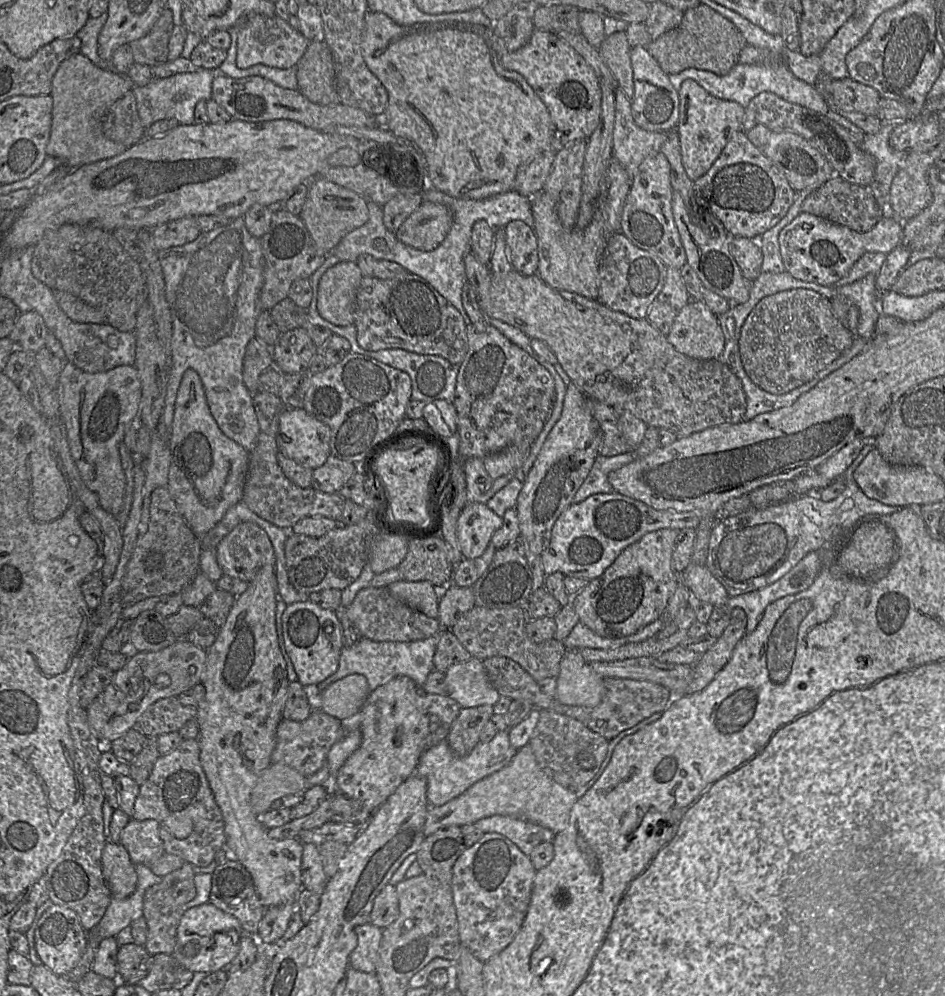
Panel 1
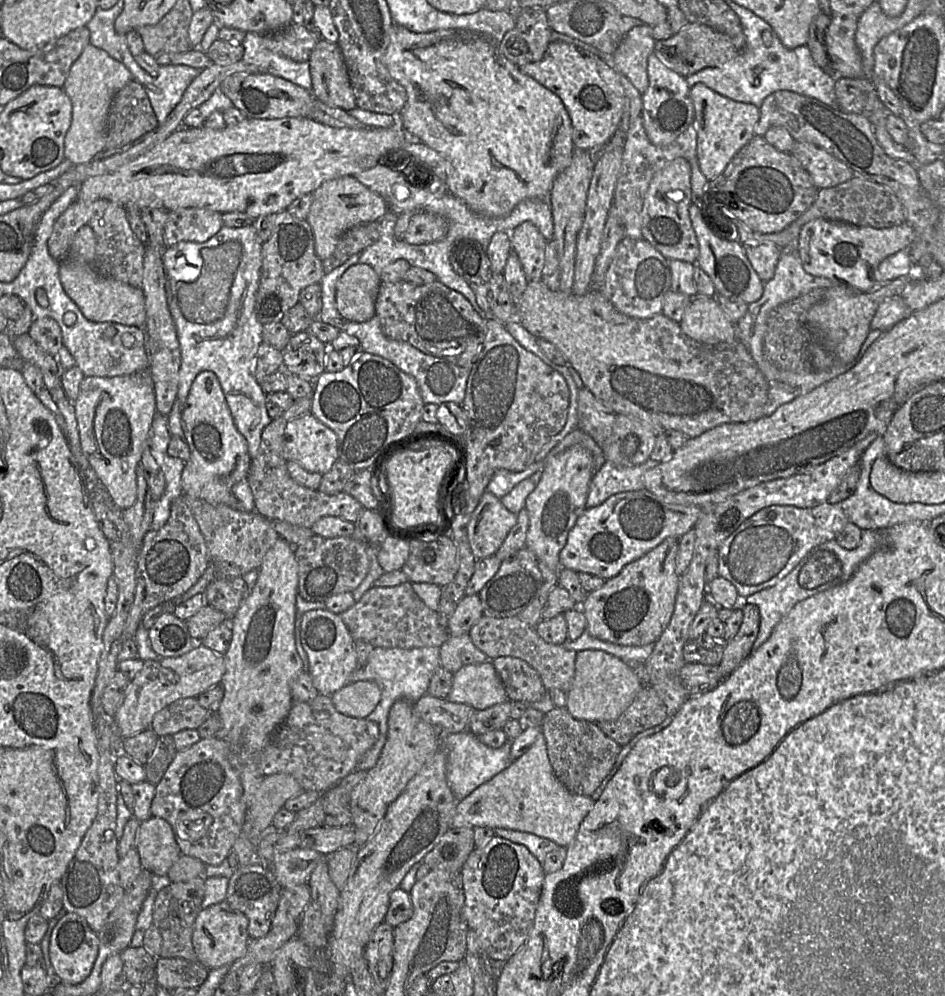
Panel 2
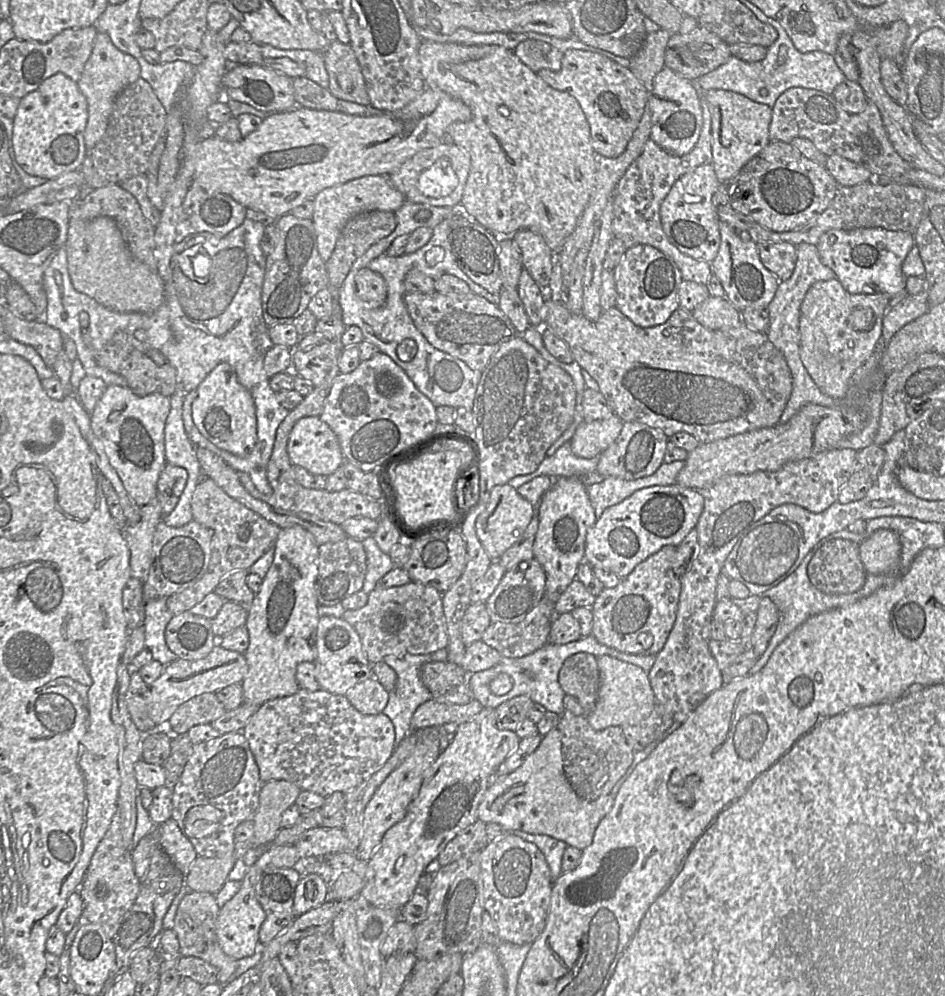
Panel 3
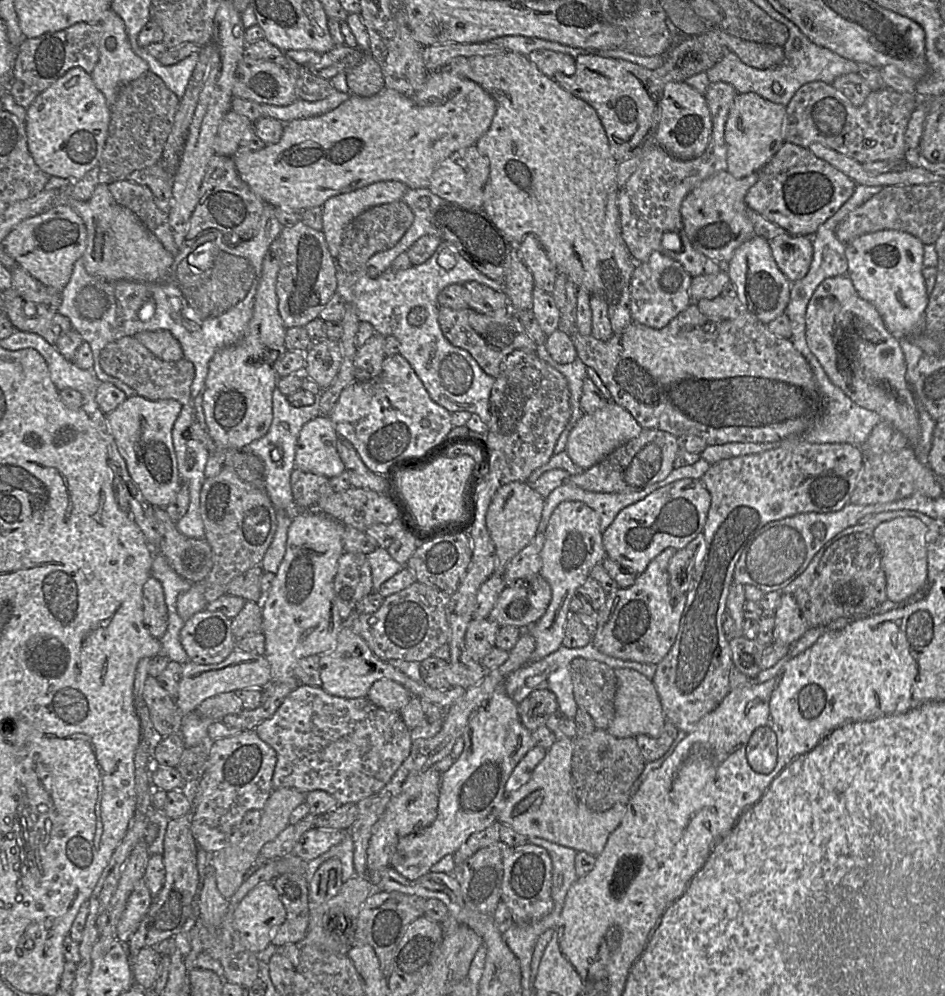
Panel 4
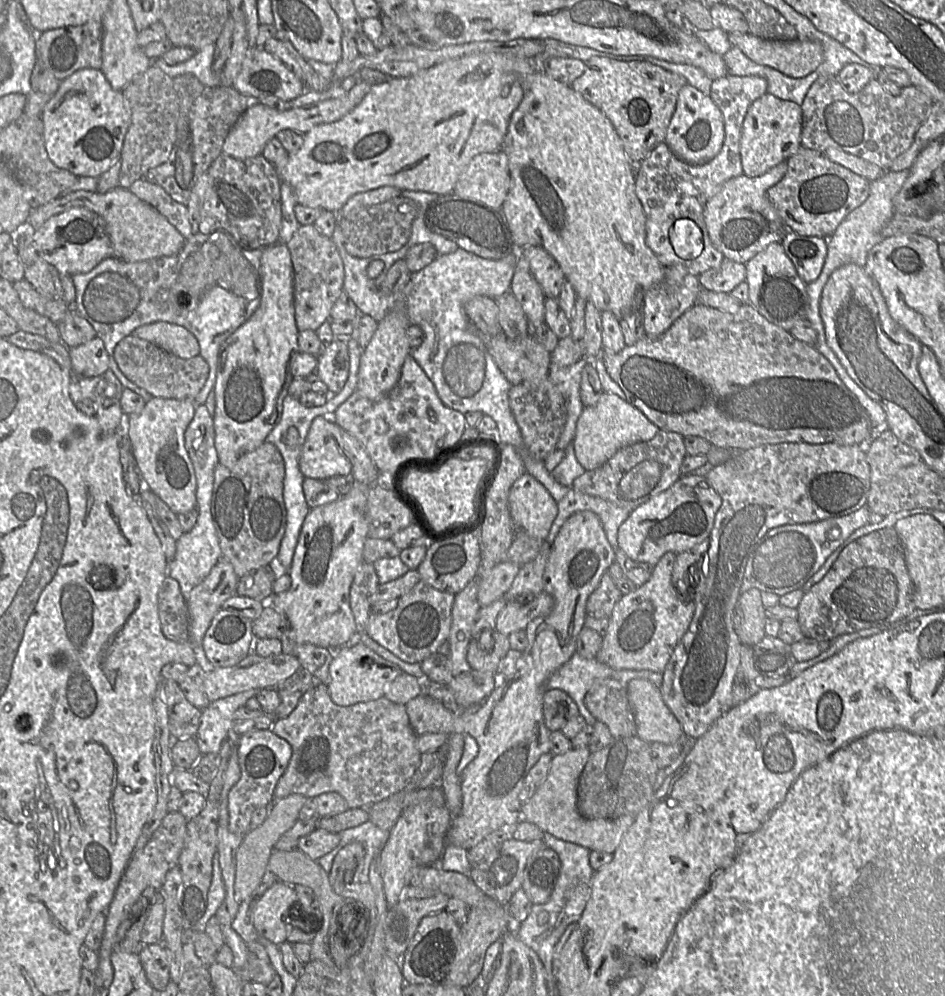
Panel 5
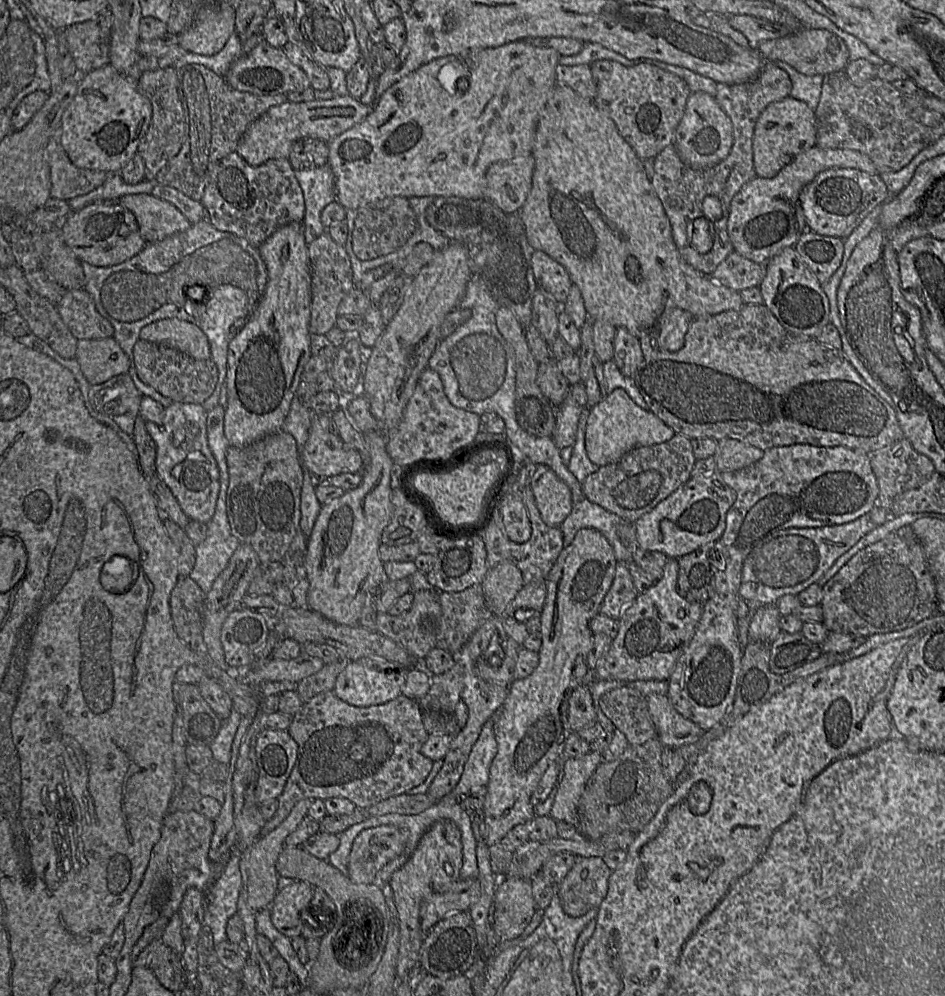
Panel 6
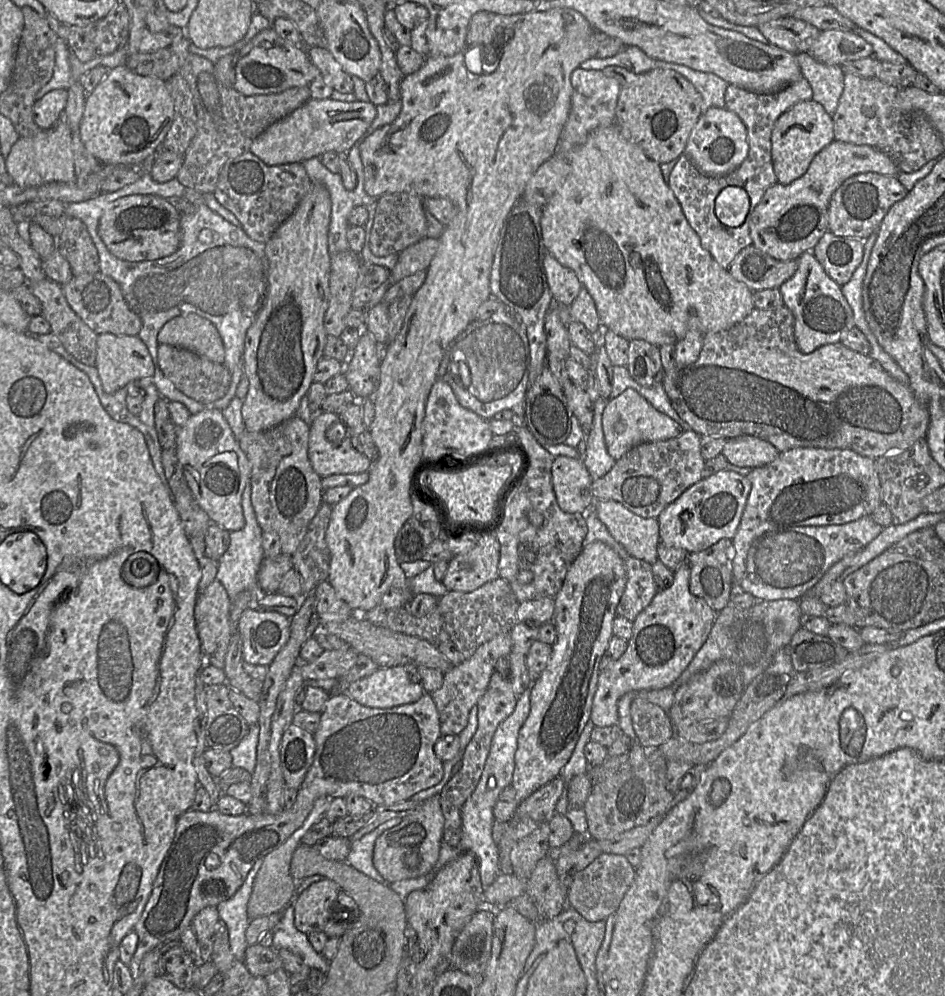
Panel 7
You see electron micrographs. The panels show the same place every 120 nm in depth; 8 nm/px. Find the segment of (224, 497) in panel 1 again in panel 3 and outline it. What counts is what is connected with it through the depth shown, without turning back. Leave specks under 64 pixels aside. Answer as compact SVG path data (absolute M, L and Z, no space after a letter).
M227 362L219 363L195 391L197 396L192 404L192 418L201 435L221 450L236 456L248 455L257 441L256 408L251 393L239 383L233 367Z

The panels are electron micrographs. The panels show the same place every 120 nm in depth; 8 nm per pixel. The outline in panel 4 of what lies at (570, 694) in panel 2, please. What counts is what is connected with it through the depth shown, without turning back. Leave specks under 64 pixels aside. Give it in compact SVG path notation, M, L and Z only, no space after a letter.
M614 669L617 689L614 698L615 715L606 731L616 737L648 735L657 738L663 731L666 717L653 682L643 674L629 669Z

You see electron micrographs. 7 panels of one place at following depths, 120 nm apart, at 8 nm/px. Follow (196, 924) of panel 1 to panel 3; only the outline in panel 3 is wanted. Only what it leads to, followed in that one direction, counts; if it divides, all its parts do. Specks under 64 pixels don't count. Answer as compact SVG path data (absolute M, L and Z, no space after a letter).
M250 867L242 879L239 892L223 906L220 907L215 923L215 934L222 950L228 956L240 960L254 955L262 945L259 941L259 930L266 914L255 896L254 884L262 870Z

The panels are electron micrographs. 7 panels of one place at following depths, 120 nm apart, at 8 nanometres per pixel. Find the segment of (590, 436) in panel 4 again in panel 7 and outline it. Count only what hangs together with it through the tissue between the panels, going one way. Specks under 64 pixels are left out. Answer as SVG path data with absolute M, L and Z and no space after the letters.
M627 388L617 397L607 401L602 413L602 429L608 453L615 460L618 460L631 448L641 443L672 439L683 432L681 425L656 410L632 388Z

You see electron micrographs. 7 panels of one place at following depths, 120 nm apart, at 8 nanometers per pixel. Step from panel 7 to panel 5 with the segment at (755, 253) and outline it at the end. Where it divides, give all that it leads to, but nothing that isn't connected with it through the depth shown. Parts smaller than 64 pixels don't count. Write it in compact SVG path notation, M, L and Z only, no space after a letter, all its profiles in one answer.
M725 258L718 267L709 269L698 276L701 288L724 293L730 293L737 285L745 282L745 279L745 264Z

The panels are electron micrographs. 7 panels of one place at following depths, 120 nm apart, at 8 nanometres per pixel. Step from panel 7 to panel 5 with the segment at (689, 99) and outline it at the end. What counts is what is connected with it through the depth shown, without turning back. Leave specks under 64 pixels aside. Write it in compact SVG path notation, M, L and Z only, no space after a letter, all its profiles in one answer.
M593 56L584 63L585 71L573 81L571 88L597 107L611 121L630 162L644 160L658 144L664 142L668 125L675 111L679 90L687 84L686 79L645 61L625 62Z

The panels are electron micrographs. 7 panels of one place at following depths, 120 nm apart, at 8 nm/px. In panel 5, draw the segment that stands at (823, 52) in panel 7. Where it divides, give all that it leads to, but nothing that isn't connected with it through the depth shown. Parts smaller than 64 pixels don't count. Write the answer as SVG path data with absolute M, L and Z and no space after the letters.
M728 33L732 47L739 48L753 62L771 67L792 77L801 78L817 69L823 59L823 48L813 40L774 40L764 39L749 33Z

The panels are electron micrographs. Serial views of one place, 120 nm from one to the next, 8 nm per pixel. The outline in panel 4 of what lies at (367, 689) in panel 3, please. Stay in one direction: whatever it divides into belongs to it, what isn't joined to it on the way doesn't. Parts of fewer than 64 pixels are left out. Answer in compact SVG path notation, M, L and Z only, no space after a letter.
M387 678L375 681L366 696L374 705L389 712L400 712L411 697L403 685Z

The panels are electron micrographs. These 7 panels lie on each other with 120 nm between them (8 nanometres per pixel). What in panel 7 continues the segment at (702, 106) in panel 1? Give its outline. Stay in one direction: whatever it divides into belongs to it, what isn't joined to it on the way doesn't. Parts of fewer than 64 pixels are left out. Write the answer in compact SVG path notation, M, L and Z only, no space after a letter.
M801 101L782 113L771 133L771 156L778 183L790 184L806 173L815 155L834 141L832 115L814 101Z

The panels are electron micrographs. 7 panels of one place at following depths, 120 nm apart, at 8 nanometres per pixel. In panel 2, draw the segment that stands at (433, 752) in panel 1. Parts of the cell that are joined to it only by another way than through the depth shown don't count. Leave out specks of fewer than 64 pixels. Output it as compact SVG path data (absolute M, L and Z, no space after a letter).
M468 731L448 734L441 742L440 748L447 754L446 778L448 785L459 801L503 771L511 763L510 741L499 748L492 748L484 745L477 736Z

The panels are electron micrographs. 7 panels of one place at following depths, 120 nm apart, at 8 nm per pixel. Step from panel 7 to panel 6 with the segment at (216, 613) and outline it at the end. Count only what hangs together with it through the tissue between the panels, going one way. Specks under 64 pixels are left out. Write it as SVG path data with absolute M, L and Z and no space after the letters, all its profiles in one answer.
M179 576L170 595L170 610L178 637L196 654L207 655L203 639L206 593L189 576Z

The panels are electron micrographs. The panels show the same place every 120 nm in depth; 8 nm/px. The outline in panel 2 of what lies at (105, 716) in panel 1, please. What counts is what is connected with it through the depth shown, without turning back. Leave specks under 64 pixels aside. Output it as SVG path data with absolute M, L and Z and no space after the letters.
M203 645L179 657L144 662L143 669L131 680L125 698L114 715L124 738L150 729L154 715L176 700L197 697L211 687L220 685L225 672L223 654Z

